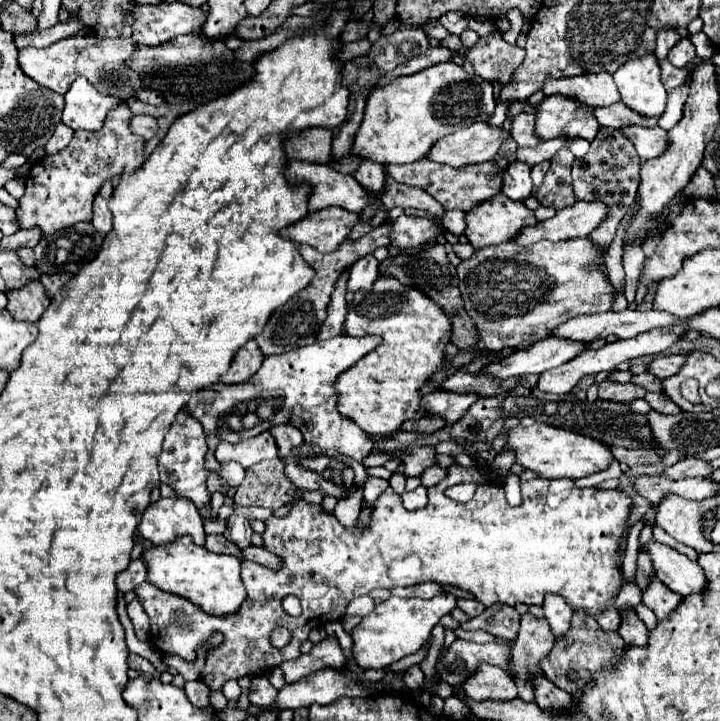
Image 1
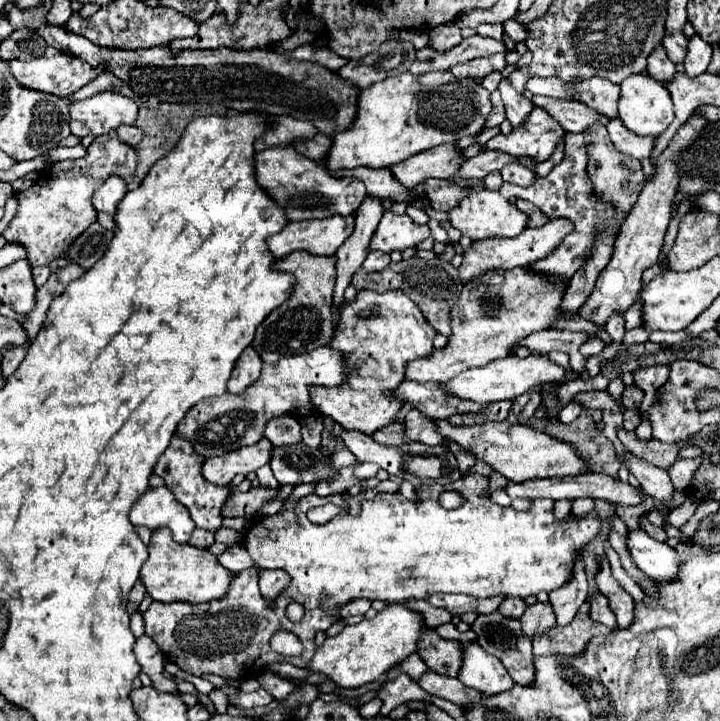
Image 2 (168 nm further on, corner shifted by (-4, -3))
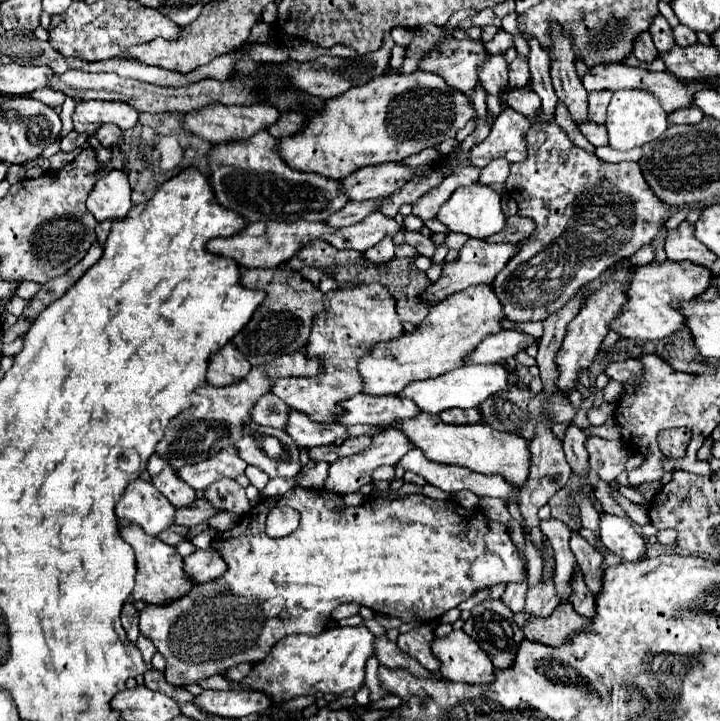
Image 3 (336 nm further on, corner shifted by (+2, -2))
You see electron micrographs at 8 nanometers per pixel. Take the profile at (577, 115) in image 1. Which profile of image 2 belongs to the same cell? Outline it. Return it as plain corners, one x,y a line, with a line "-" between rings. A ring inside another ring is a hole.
532,109
526,117
526,125
512,129
510,135
496,135
486,143
486,149
502,151
512,157
530,157
536,163
550,159
556,149
558,139
562,139
566,131
542,109

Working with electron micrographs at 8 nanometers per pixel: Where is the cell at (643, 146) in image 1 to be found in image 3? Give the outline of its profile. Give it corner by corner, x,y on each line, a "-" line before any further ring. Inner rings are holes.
588,122
588,124
578,124
580,132
588,138
588,142
592,146
608,146
608,132
604,124
596,124
596,122

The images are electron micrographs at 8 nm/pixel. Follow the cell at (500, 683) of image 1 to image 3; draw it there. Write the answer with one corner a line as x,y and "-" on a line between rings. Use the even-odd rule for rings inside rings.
452,630
446,638
434,638
432,652
442,662
440,674
450,682
490,684
494,680
492,660
462,630

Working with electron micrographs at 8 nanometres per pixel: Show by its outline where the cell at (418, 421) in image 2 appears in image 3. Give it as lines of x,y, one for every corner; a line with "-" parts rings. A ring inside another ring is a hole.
390,426
390,428
384,428
380,434
372,436
372,446
358,452
358,454
352,454
352,456
346,456
346,458
338,458
334,464
330,464
330,470
328,470
328,478
324,482
324,490
328,492
334,492
334,494
350,494
350,492
358,492
364,484
372,482
372,470
378,468
378,466
396,466
396,462
412,448
412,442
408,440
408,436
404,436
404,432
400,432
398,428

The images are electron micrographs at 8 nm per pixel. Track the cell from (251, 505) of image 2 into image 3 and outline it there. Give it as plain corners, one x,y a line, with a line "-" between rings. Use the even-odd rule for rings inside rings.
198,498
192,508
180,508
180,510
176,510
176,524
192,528
192,526
198,526
198,524
206,522
210,516
214,516
218,512
220,510
216,510
206,498

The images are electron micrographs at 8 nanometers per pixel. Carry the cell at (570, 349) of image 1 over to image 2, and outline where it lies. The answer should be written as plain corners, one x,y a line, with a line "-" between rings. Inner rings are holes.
516,355
492,361
486,367
480,369
470,369
466,373
460,373
458,377
452,377
446,383
440,383
440,389
450,395
450,397
458,397
458,399
466,399
466,401
474,401
474,403
494,403
494,401
512,401
518,395
530,391
532,387
540,387
546,381
560,381
566,375
566,371
552,363
548,357
544,355
530,355
526,359
520,359

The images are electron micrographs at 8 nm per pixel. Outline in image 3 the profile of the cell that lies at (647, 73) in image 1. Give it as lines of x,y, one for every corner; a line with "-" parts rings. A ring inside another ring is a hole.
618,90
614,92
610,106
608,106
608,138
610,146
616,150
630,150
634,146
644,146
646,142
652,142
660,138
668,128
668,114
664,112
662,104
644,90

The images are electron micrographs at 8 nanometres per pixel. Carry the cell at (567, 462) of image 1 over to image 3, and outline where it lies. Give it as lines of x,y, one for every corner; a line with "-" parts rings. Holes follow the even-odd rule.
418,414
416,418
408,420
396,420
396,428
404,430
404,434
412,440
416,448
420,448
428,460
440,462
440,464
458,464
472,472
480,472
486,476
500,474
510,484
522,486
528,480
528,468
530,468
530,442
518,434
500,432
492,428
490,424
444,424
440,416
436,414

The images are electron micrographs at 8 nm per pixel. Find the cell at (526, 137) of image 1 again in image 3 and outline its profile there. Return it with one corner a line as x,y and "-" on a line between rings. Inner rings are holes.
490,56
490,60
482,64
480,84
488,94
502,96
504,88
508,86
508,64
504,56

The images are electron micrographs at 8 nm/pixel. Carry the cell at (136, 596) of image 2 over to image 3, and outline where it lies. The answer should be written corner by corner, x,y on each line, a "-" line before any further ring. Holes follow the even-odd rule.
126,602
122,608
122,626
128,632
128,638
132,642
136,642
136,638
140,636
140,632
138,632
138,610
134,608
132,602

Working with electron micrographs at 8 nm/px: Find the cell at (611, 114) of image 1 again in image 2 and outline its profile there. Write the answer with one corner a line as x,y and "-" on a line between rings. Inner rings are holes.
534,95
532,103
534,103
534,107
548,111
562,125
562,129
566,129
568,133
580,133
580,131
588,129
592,123
608,125
608,119
604,115
594,113
590,107
586,107
578,101
570,101
570,99
558,101
552,97

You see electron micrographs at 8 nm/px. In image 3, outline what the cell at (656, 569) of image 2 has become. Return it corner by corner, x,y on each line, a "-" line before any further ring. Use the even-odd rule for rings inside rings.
612,514
600,516
600,538
604,546
624,562
638,562
646,558
646,540
626,518

